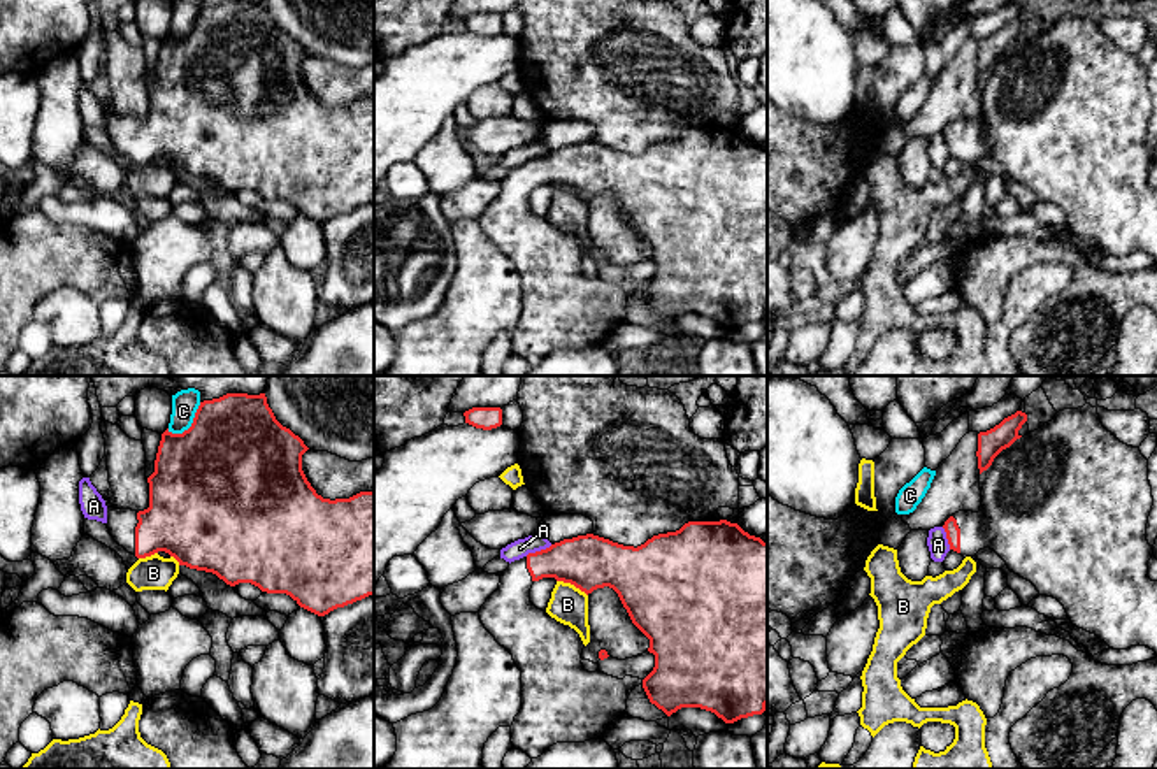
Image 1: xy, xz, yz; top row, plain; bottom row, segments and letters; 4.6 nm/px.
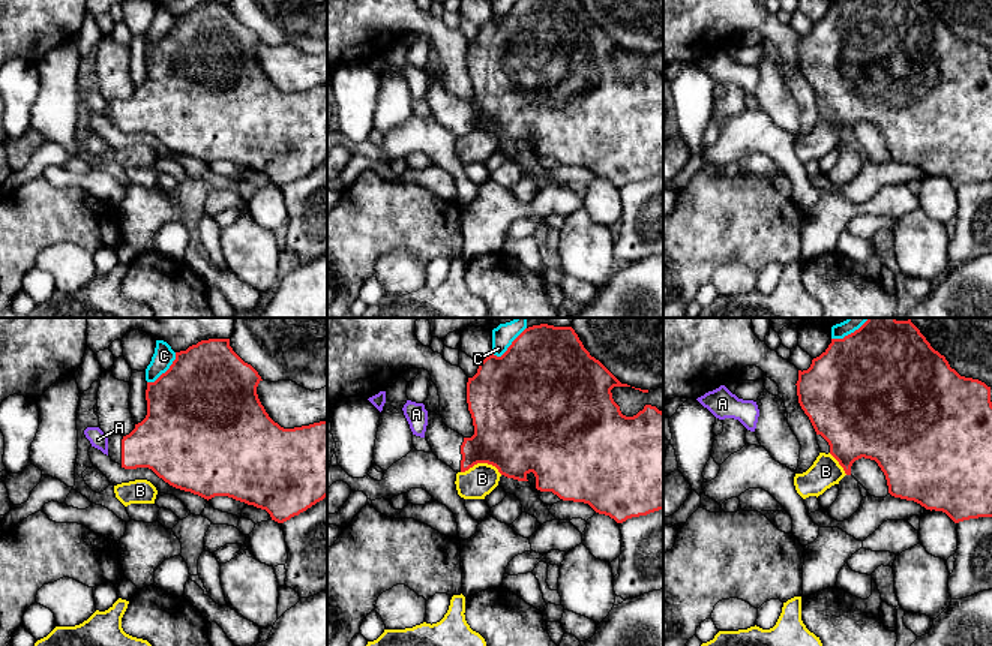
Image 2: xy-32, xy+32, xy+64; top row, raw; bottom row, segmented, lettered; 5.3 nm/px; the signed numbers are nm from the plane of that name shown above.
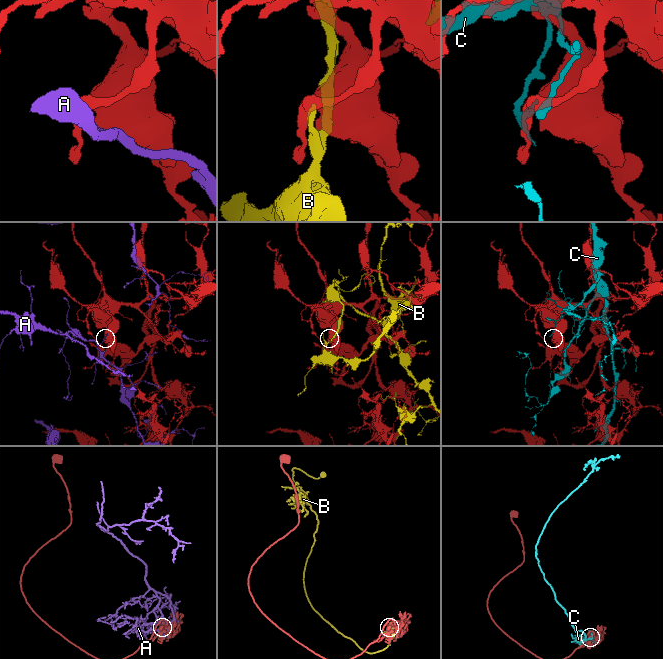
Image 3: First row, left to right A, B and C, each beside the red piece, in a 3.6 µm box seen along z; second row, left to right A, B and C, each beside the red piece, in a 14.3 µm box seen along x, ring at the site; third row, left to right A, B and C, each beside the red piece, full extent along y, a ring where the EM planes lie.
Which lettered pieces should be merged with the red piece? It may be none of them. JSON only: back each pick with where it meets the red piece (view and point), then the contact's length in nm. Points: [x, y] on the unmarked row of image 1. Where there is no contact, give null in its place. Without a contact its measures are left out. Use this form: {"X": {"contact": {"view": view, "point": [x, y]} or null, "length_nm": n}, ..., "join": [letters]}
{"join": []}

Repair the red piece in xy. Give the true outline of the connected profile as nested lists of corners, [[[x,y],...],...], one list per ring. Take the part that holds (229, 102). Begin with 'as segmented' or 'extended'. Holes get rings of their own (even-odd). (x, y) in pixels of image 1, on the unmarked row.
extended; [[[226,0],[219,5],[200,9],[193,30],[183,40],[172,40],[169,35],[162,40],[158,53],[155,79],[147,84],[149,114],[144,118],[118,116],[107,105],[107,135],[114,147],[137,165],[151,163],[165,158],[174,163],[179,172],[216,181],[226,191],[251,190],[267,200],[286,200],[300,214],[325,223],[337,214],[344,214],[369,202],[374,202],[374,98],[360,98],[349,105],[323,105],[307,88],[302,77],[302,61],[309,54],[290,35],[283,33],[267,11],[265,0]]]

